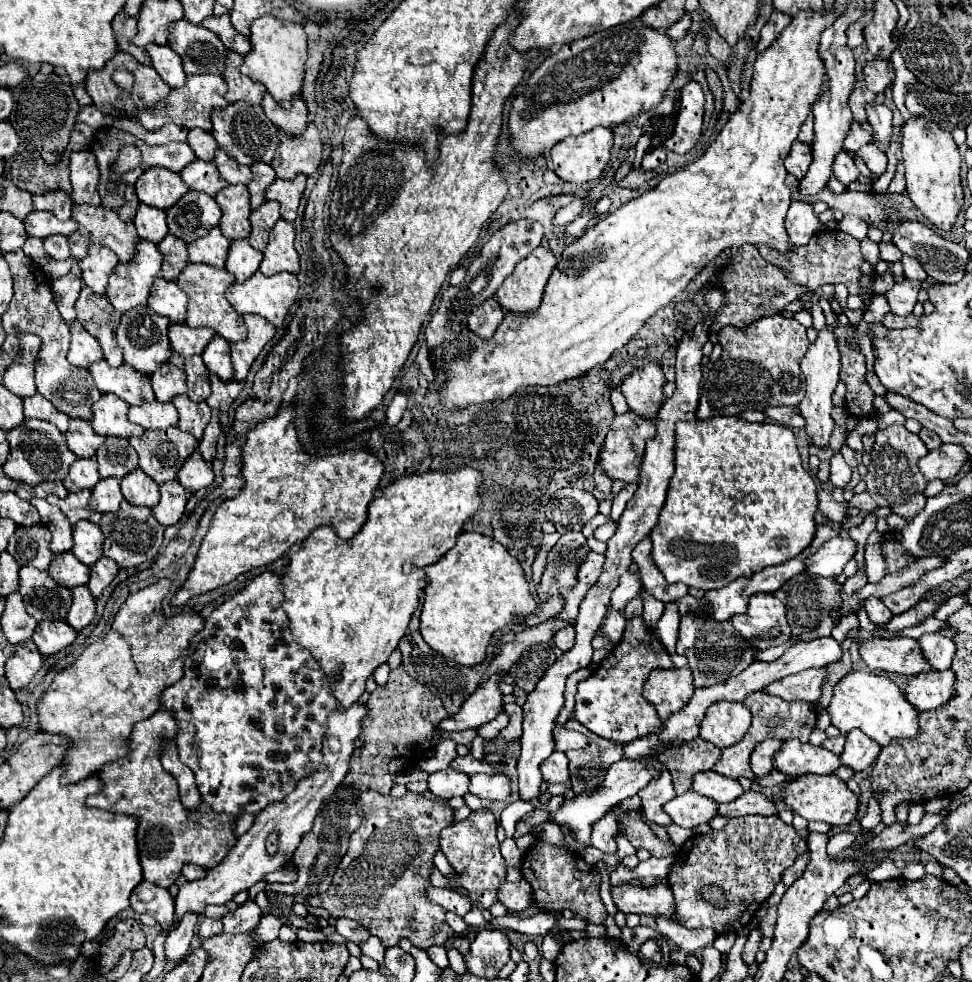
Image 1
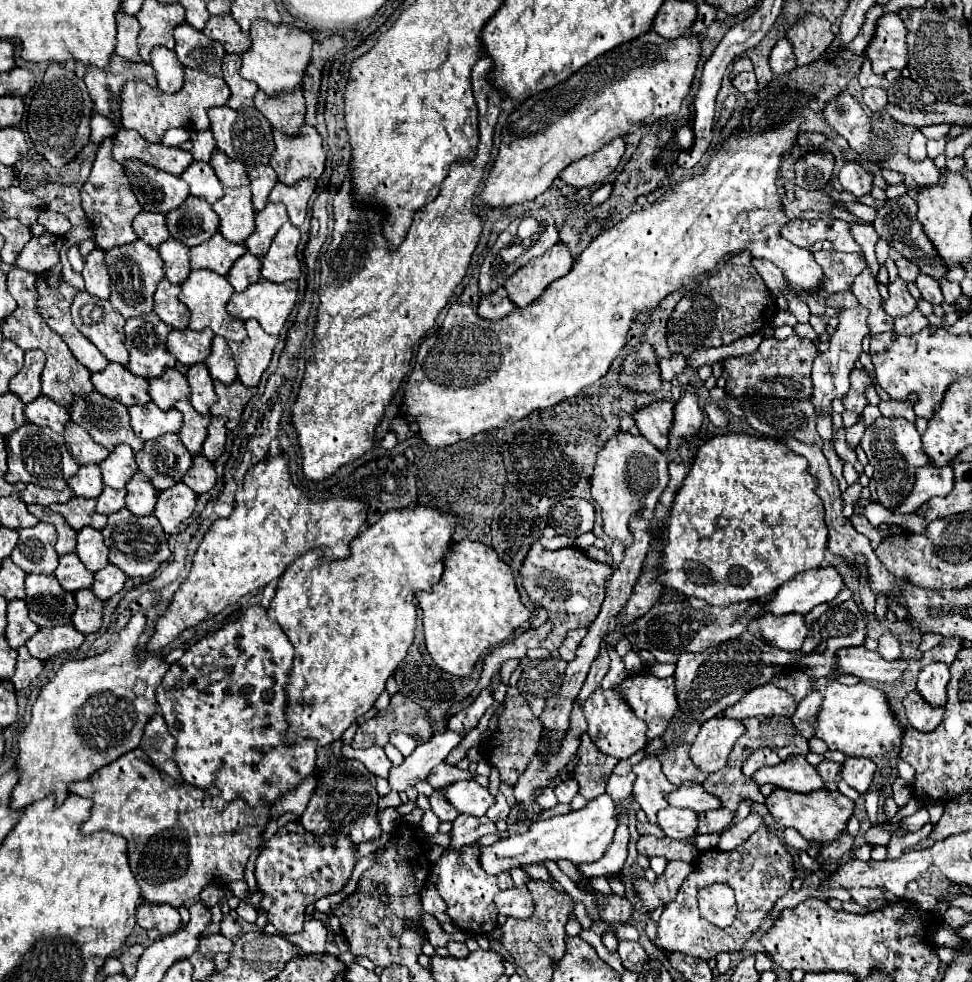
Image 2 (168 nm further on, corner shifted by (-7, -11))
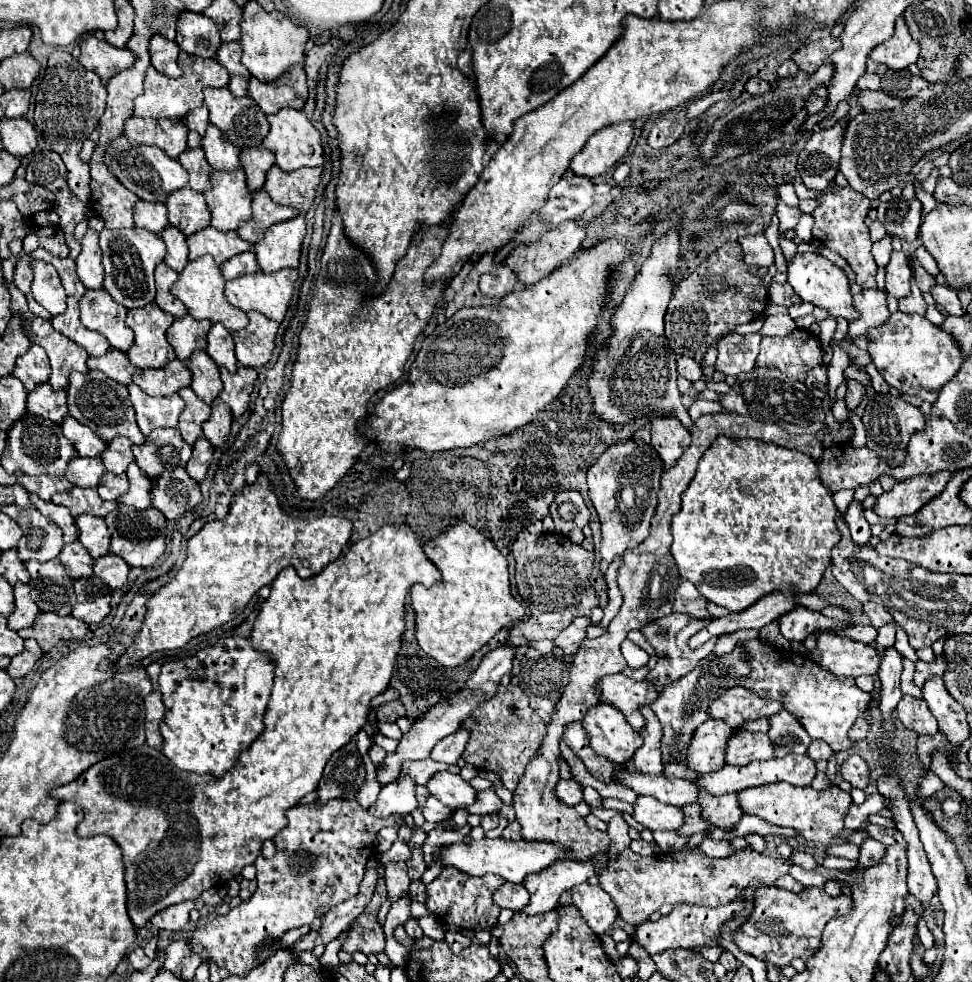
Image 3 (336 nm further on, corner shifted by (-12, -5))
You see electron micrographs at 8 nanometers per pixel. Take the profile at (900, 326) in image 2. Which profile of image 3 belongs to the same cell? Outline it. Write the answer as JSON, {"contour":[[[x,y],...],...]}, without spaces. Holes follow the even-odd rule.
{"contour":[[[912,281],[912,295],[906,297],[906,299],[900,299],[898,301],[898,309],[902,313],[918,313],[918,315],[924,315],[926,313],[926,301],[922,299],[922,291],[914,285]]]}

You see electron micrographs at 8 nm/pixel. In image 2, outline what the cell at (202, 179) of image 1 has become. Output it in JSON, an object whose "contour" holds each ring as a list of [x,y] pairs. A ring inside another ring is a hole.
{"contour":[[[193,161],[191,167],[187,167],[187,171],[183,171],[181,175],[187,185],[189,185],[189,193],[193,197],[205,199],[207,203],[215,203],[219,199],[219,195],[223,195],[223,183],[219,183],[215,171],[211,171],[209,163],[199,163]]]}

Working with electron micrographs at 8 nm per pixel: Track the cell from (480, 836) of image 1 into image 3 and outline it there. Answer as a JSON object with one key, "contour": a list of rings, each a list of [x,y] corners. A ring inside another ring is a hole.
{"contour":[[[442,867],[440,875],[430,885],[426,885],[426,893],[428,893],[426,907],[432,913],[436,913],[440,921],[448,925],[468,929],[468,931],[480,931],[480,929],[490,931],[498,923],[498,915],[500,915],[500,909],[496,909],[492,896],[503,884],[504,879],[499,875],[470,877],[468,873],[462,873],[456,867]]]}

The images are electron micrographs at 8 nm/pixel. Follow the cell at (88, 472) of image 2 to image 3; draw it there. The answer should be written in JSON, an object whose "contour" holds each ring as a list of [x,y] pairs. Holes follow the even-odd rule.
{"contour":[[[74,457],[68,463],[66,479],[78,487],[96,487],[104,473],[106,467],[100,461],[100,457]]]}

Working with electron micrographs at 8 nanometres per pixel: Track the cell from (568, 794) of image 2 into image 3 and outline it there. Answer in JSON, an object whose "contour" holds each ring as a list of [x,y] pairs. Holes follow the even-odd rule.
{"contour":[[[560,779],[556,785],[556,795],[560,797],[560,801],[564,801],[566,805],[576,805],[582,801],[582,785],[576,783],[574,779]]]}

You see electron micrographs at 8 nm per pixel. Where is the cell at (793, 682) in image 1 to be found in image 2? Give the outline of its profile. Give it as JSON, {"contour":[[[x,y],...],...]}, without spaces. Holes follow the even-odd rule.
{"contour":[[[765,683],[763,687],[755,687],[753,691],[747,691],[743,699],[739,699],[735,705],[727,707],[723,711],[725,717],[731,719],[747,719],[747,717],[759,717],[759,715],[787,715],[791,717],[795,713],[795,701],[787,691],[781,691],[773,683]]]}

